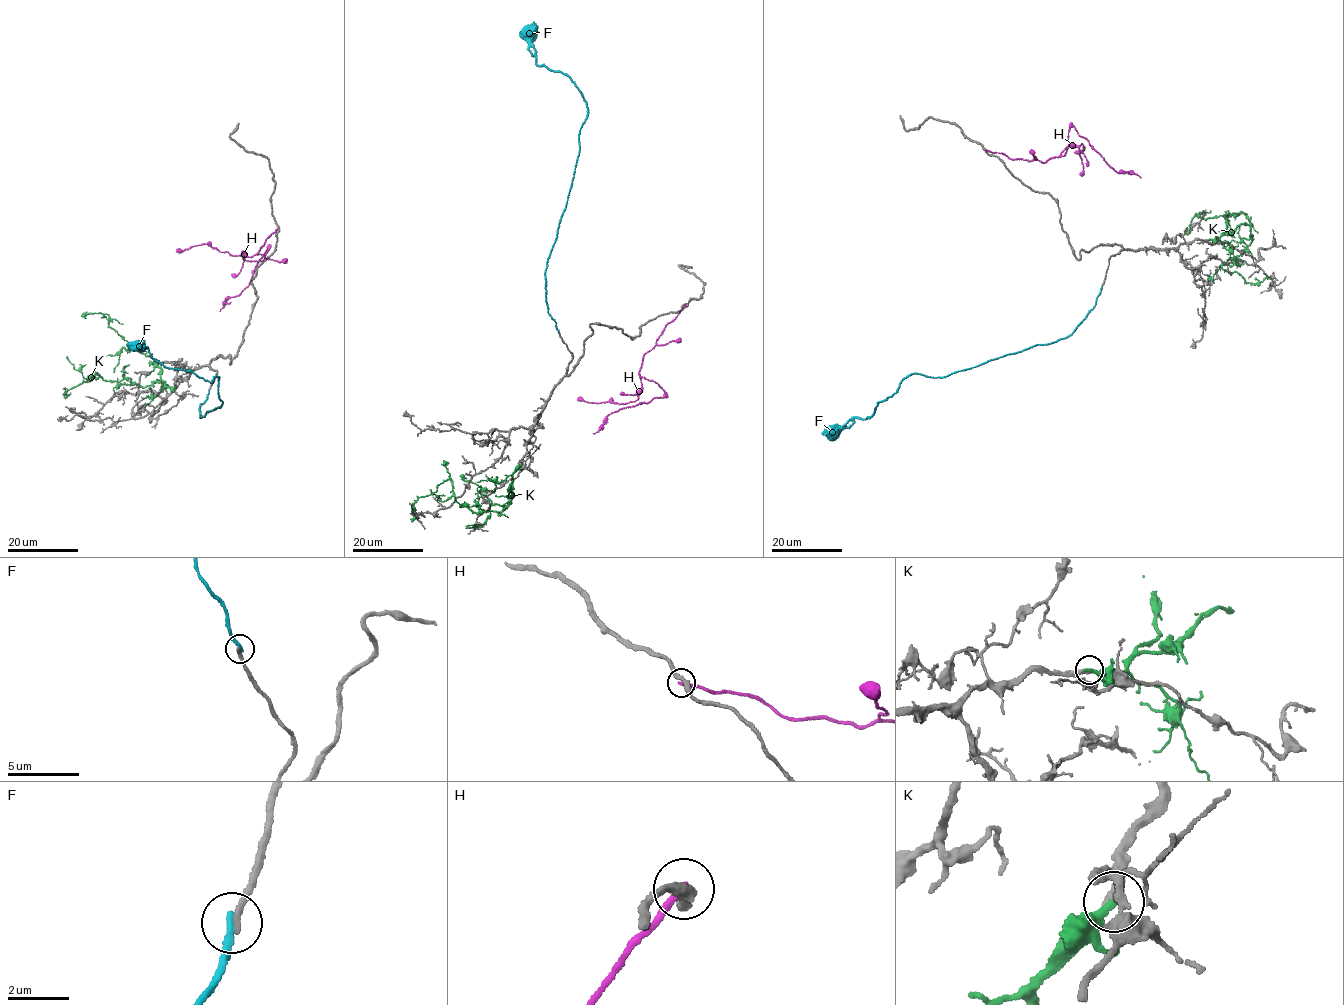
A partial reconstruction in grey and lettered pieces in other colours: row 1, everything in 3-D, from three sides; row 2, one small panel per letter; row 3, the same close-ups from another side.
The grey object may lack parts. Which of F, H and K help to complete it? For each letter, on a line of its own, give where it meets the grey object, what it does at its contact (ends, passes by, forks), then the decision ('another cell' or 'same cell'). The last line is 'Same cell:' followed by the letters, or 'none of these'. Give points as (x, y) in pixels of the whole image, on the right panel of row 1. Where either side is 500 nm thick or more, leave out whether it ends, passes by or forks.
F: meets grey at (1101, 287); it ends there; another cell
H: meets grey at (984, 150); it ends there; another cell
K: meets grey at (1210, 239); it ends there; same cell
Same cell: K

